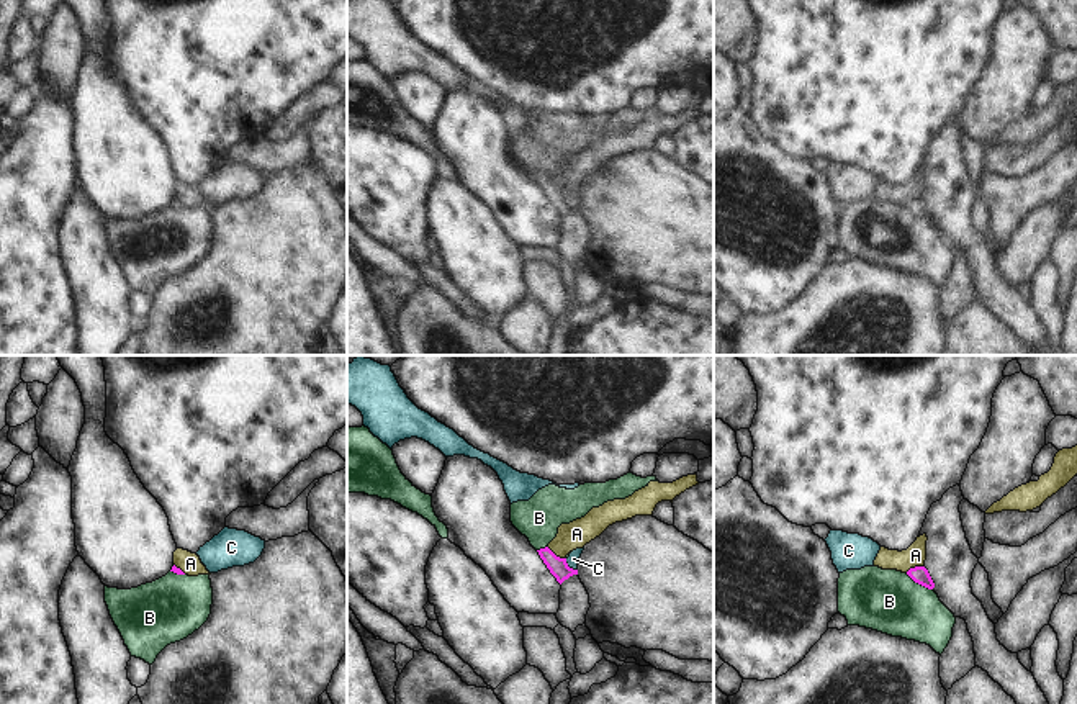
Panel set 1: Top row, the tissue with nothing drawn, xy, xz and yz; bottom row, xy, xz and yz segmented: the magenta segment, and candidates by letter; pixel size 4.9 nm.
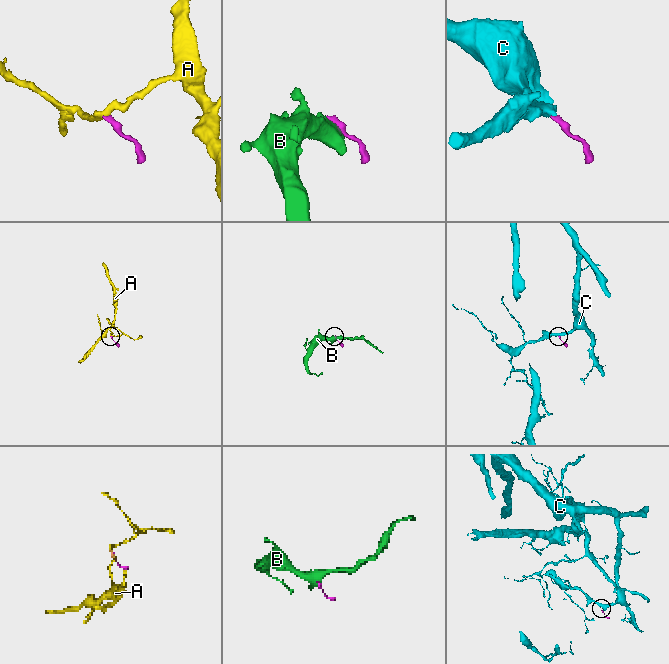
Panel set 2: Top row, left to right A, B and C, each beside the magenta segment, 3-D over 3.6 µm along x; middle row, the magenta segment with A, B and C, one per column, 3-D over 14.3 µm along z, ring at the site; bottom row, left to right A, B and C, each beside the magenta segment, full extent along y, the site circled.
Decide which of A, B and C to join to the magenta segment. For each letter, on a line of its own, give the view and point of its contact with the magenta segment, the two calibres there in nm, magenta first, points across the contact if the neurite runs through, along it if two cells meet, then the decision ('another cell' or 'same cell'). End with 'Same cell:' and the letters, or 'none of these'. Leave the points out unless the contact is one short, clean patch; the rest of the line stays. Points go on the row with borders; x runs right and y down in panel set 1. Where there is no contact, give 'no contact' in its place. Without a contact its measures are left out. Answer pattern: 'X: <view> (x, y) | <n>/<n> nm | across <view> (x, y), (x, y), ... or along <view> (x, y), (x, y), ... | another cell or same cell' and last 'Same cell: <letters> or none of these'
A: xz (555, 555) | 90/140 nm | along xz (547, 547), (565, 559) | another cell
B: yz (919, 583) | 90/320 nm | along yz (905, 573), (932, 590) | another cell
C: xz (568, 567) | 90/60 nm | across xz (558, 567), (568, 567), (573, 559) | same cell
Same cell: C

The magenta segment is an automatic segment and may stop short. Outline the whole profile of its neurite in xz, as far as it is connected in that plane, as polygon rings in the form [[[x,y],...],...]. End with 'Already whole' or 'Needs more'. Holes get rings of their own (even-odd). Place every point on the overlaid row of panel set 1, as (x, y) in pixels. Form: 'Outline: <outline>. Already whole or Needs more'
Outline: [[[548,547],[540,548],[537,552],[543,563],[547,565],[547,568],[550,570],[550,573],[561,584],[570,576],[578,575],[578,563],[583,550],[584,547],[573,550],[568,558],[557,557]]]. Needs more.

